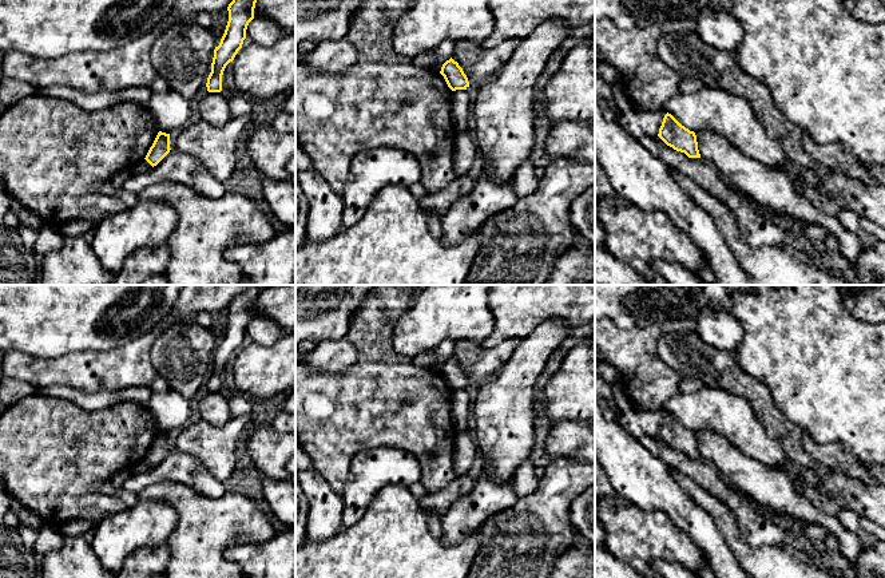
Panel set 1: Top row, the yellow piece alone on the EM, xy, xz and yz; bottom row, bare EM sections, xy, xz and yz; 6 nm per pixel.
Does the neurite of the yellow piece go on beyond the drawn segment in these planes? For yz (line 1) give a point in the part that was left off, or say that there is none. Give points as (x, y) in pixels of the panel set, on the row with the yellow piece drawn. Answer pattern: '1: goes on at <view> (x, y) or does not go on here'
1: does not go on here

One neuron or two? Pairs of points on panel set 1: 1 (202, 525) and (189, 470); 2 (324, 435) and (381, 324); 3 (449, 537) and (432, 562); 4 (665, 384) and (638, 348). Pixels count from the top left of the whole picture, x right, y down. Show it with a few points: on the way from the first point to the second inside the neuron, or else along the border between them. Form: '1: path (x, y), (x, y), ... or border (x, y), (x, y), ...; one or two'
1: border (162, 480), (181, 482), (207, 497), (223, 494); two
2: path (352, 407), (376, 383), (376, 352); one
3: border (473, 531), (453, 545), (441, 541); two
4: path (655, 375), (638, 357); one

